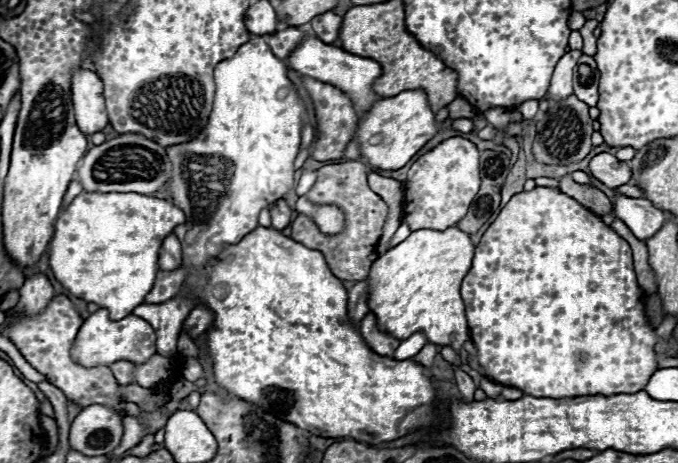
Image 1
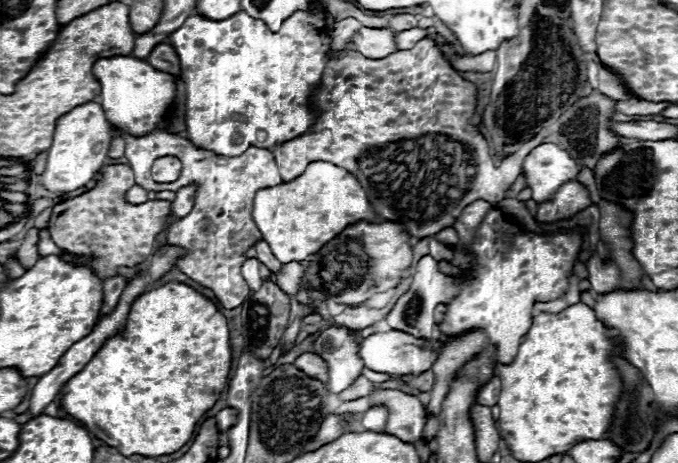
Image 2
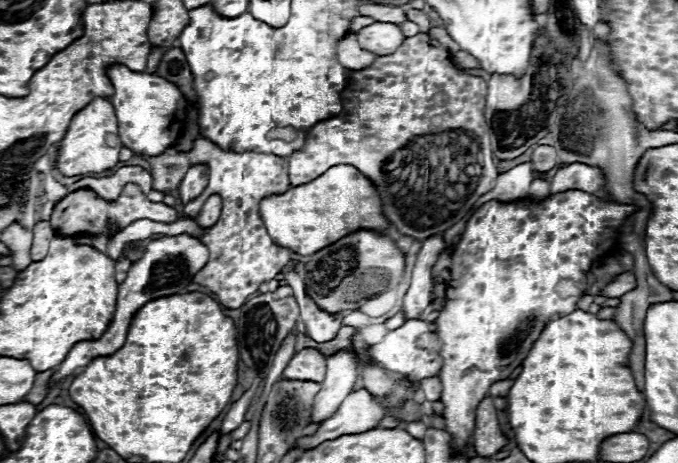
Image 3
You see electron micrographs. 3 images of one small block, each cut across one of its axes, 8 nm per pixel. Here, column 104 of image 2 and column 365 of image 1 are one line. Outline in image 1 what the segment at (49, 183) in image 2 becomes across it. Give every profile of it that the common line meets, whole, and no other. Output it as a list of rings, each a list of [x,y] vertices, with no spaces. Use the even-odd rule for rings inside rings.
[[[406,90],[392,98],[382,98],[374,102],[370,112],[360,118],[356,138],[360,142],[362,160],[372,168],[380,170],[400,170],[410,162],[410,158],[438,134],[440,124],[436,122],[436,112],[424,90]]]

